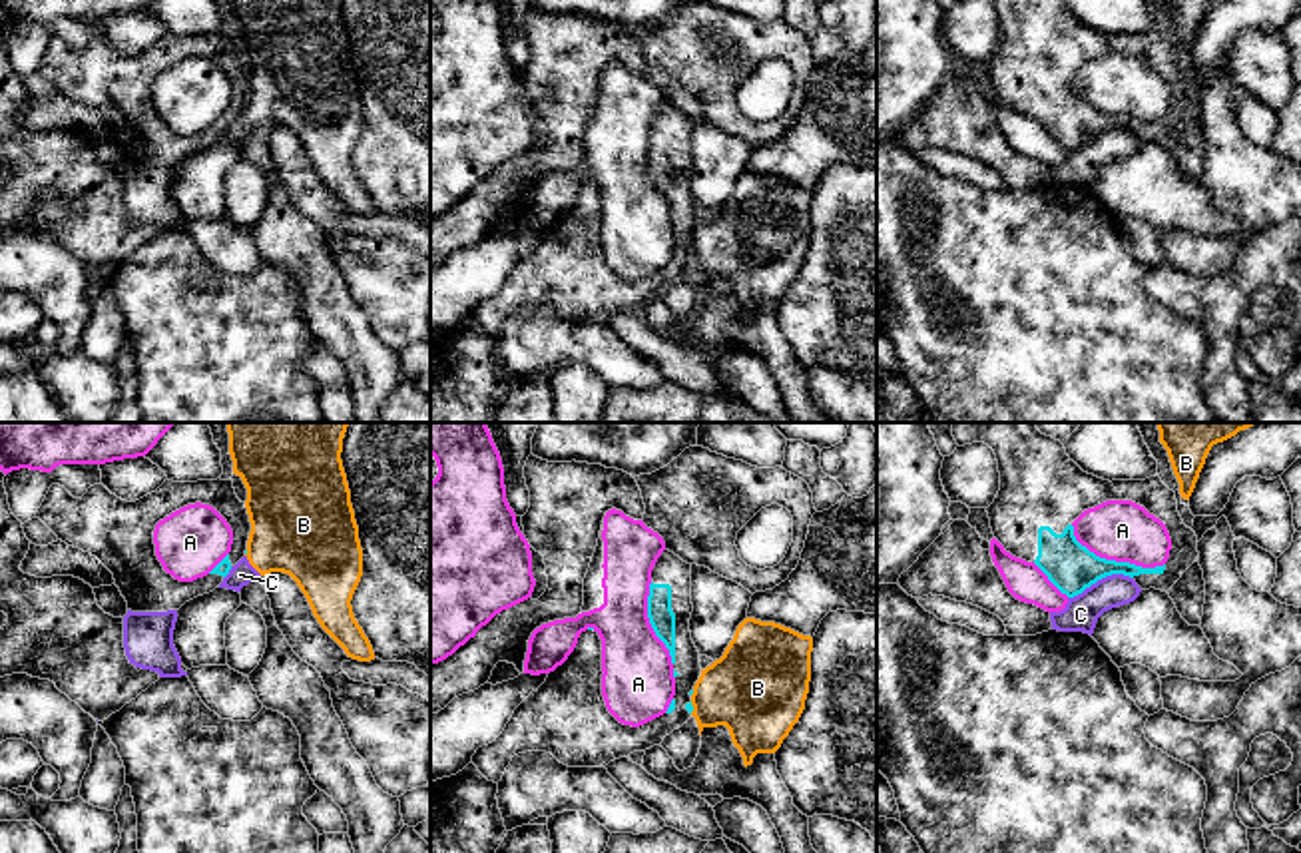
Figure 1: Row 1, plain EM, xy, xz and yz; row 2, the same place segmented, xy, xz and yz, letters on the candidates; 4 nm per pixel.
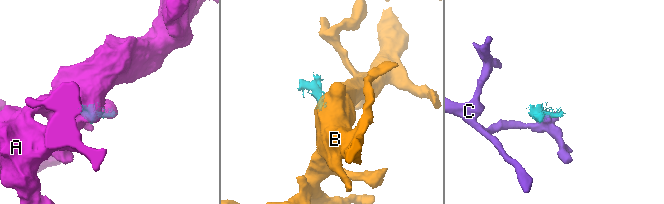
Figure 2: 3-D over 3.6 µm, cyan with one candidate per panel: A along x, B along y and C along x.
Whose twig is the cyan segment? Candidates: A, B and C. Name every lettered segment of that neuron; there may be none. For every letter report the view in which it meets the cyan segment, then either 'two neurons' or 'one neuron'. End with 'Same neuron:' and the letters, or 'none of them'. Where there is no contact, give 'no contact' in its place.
A: contact in yz; two neurons
B: contact in xz; two neurons
C: contact in yz; two neurons
Same neuron: none of them

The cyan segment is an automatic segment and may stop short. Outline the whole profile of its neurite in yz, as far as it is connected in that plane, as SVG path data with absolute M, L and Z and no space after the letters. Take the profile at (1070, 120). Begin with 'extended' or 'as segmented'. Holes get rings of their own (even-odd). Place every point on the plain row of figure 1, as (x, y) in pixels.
extended; M990 0L998 14L1000 44L986 62L994 92L1016 112L1034 116L1048 134L1068 151L1082 147L1098 134L1124 128L1136 134L1142 143L1168 145L1181 128L1197 116L1197 90L1177 66L1175 46L1162 32L1146 34L1104 34L1084 26L1064 0ZM1106 54L1132 54L1160 72L1171 92L1170 112L1164 120L1142 122L1130 116L1106 114L1082 100L1074 90L1072 76L1088 62Z

